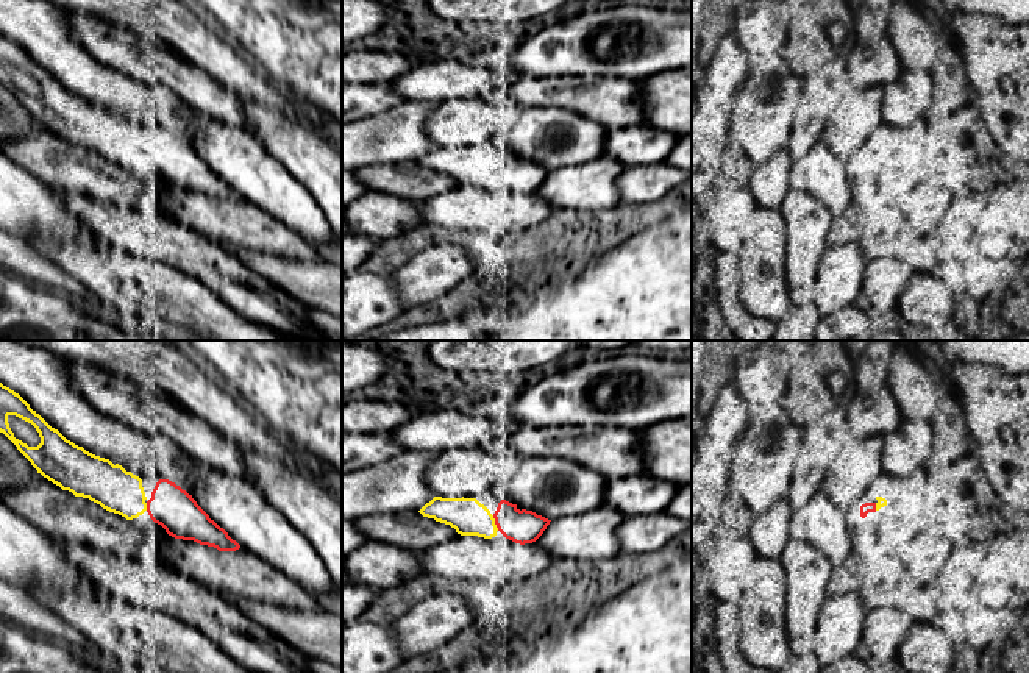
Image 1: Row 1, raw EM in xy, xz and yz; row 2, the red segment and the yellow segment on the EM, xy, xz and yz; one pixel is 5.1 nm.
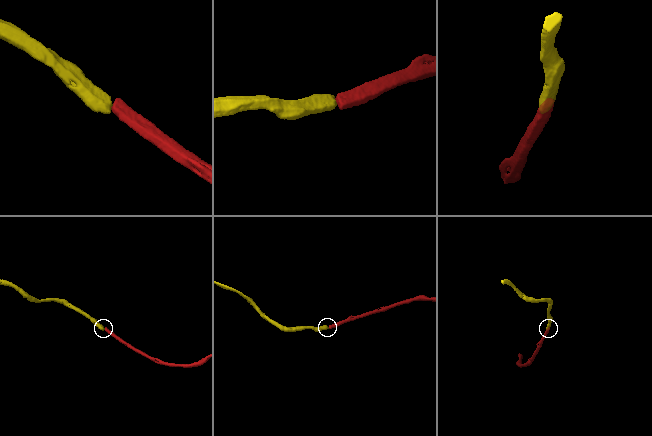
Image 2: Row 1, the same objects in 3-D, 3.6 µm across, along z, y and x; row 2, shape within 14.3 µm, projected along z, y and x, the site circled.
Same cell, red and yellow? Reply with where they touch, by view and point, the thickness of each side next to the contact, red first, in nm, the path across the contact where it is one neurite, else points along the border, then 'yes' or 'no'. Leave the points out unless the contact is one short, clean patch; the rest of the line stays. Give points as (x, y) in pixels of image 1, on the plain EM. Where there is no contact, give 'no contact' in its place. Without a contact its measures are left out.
contact xz (495, 174); calibres 180 and 190 nm; yes

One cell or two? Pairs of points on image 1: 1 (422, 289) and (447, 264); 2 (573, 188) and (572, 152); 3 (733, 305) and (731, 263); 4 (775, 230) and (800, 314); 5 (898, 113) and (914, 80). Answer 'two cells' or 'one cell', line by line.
1: one cell
2: two cells
3: one cell
4: two cells
5: one cell

